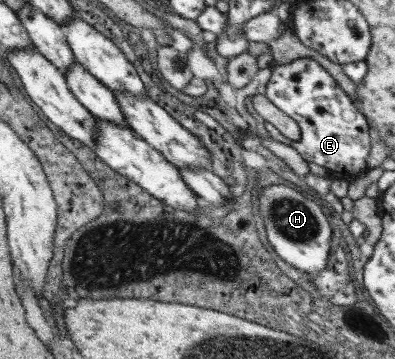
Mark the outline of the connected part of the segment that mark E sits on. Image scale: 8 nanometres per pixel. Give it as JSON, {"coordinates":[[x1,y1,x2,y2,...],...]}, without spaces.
{"coordinates":[[300,57,286,65,274,64,272,70,264,96,282,113,298,122,300,138,298,141,289,140,276,130,272,123,266,122,265,128,270,137,281,144,294,148,307,163,312,162,328,171,340,172,345,177,367,172,369,170,367,160,372,142,367,118,352,102,350,96,333,80,332,75,328,75,324,67,311,57]]}

